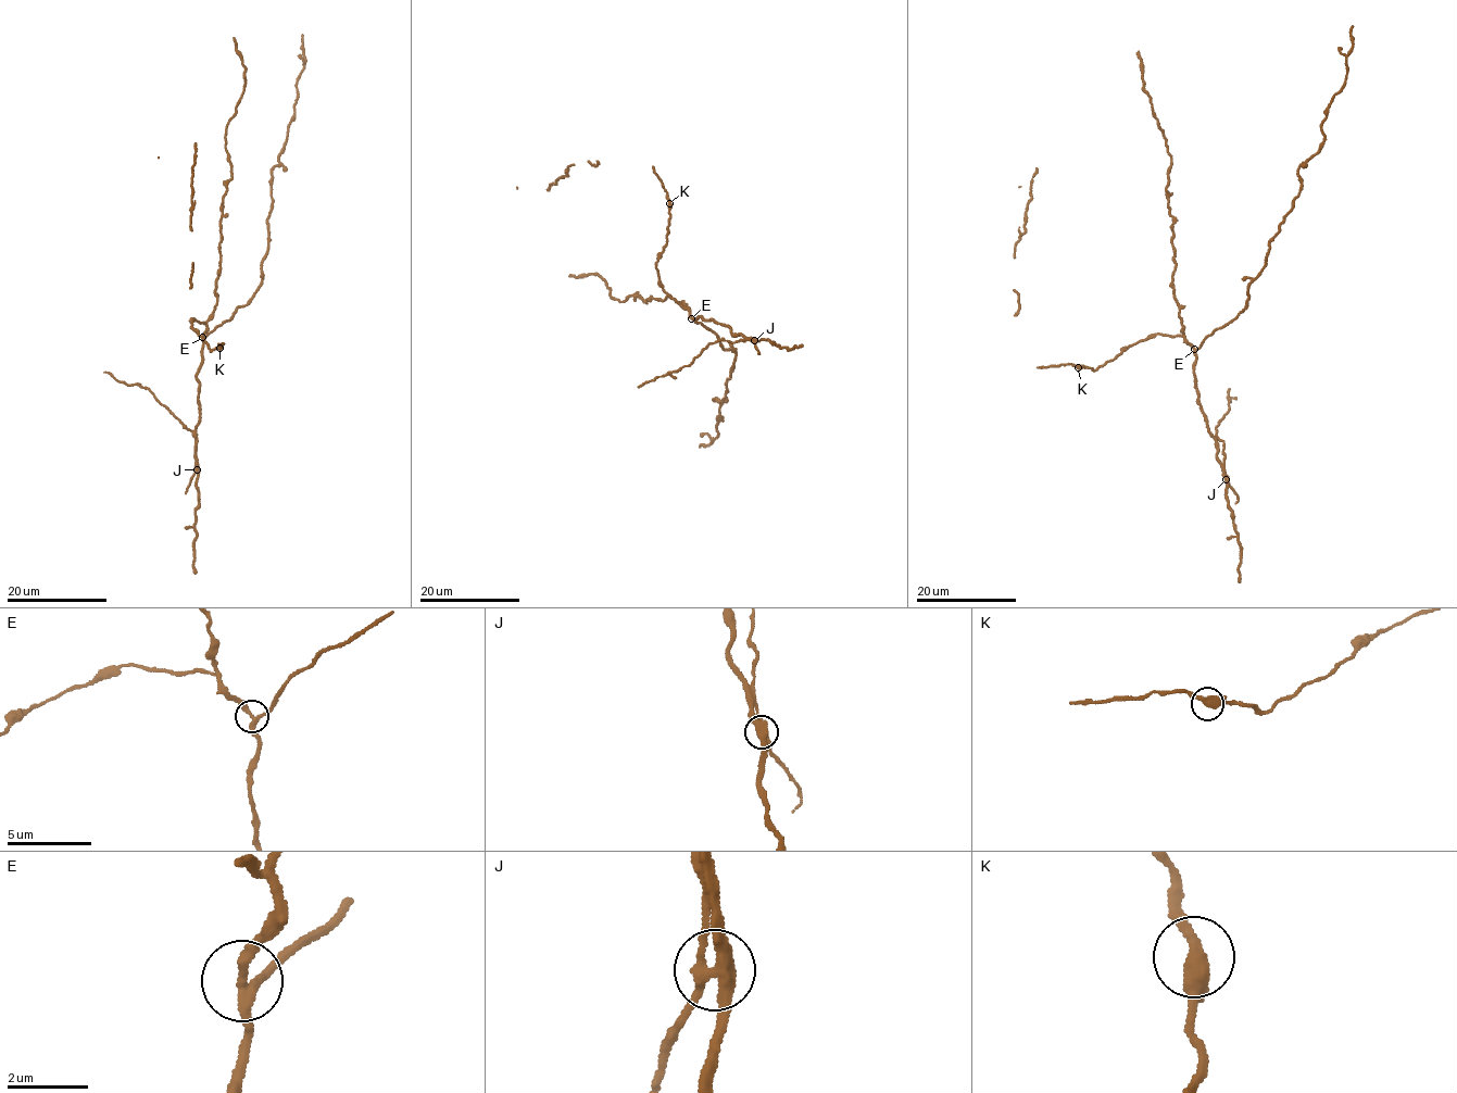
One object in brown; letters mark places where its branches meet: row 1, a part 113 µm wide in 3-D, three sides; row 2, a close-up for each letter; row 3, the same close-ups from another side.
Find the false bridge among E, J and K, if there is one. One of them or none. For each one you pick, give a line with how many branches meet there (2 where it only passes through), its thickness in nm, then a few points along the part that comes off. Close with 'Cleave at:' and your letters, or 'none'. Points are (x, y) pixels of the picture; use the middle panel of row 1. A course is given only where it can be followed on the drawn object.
J: Branches: 3. Thickness 380 nm. Course of the part to remove: (755, 340), (717, 340), (690, 364), (638, 387)
Cleave at: J

